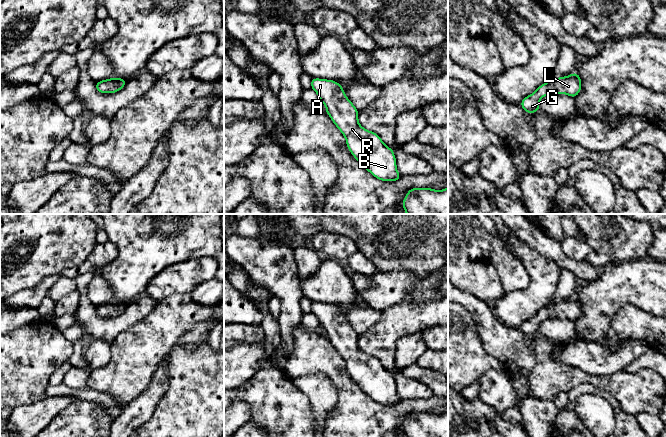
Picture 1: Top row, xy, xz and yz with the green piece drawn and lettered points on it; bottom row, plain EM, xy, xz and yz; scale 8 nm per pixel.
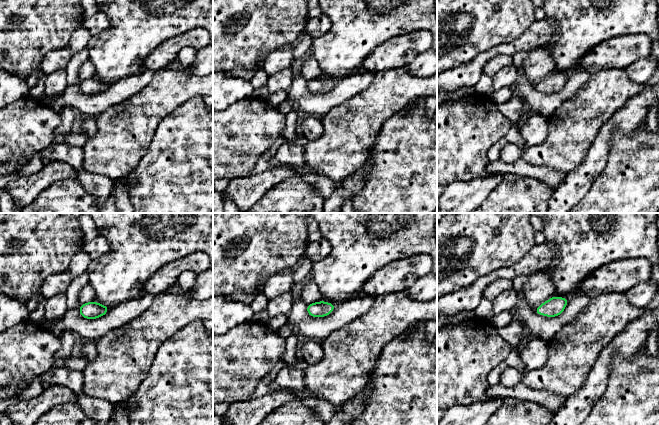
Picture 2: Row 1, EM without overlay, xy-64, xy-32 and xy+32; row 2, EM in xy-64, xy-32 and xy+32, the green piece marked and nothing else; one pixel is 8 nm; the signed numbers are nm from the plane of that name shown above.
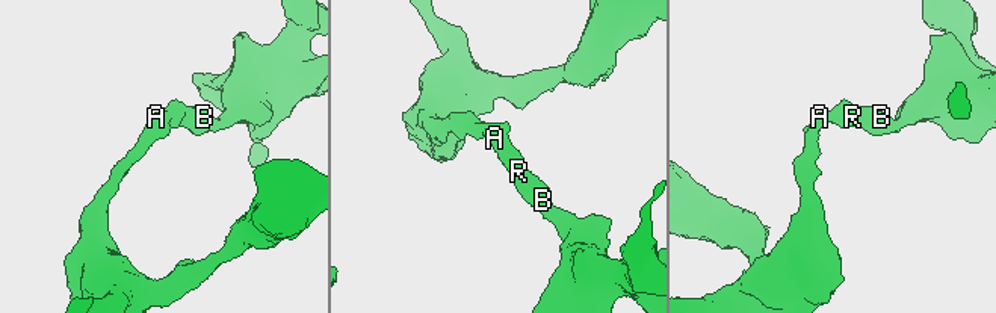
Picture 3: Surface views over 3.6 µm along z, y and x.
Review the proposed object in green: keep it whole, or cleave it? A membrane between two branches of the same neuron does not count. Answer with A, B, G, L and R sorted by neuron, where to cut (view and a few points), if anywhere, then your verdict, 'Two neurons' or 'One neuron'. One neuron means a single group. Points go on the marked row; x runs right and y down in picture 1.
Groups: A B G L R. No split. One neuron

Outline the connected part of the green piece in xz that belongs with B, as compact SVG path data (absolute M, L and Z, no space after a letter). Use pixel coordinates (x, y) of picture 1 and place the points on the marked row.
M312 78L311 88L318 94L320 101L326 106L326 113L345 136L347 147L356 160L377 179L399 180L401 175L396 168L394 150L387 147L376 133L360 126L358 110L346 97L343 87L333 80Z

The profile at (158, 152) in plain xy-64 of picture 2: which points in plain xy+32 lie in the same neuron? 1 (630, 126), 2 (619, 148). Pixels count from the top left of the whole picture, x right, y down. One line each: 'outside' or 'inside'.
1: outside
2: inside

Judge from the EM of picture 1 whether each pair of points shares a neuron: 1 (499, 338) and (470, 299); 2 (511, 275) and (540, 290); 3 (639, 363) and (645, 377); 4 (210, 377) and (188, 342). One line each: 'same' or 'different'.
1: same
2: different
3: different
4: different

